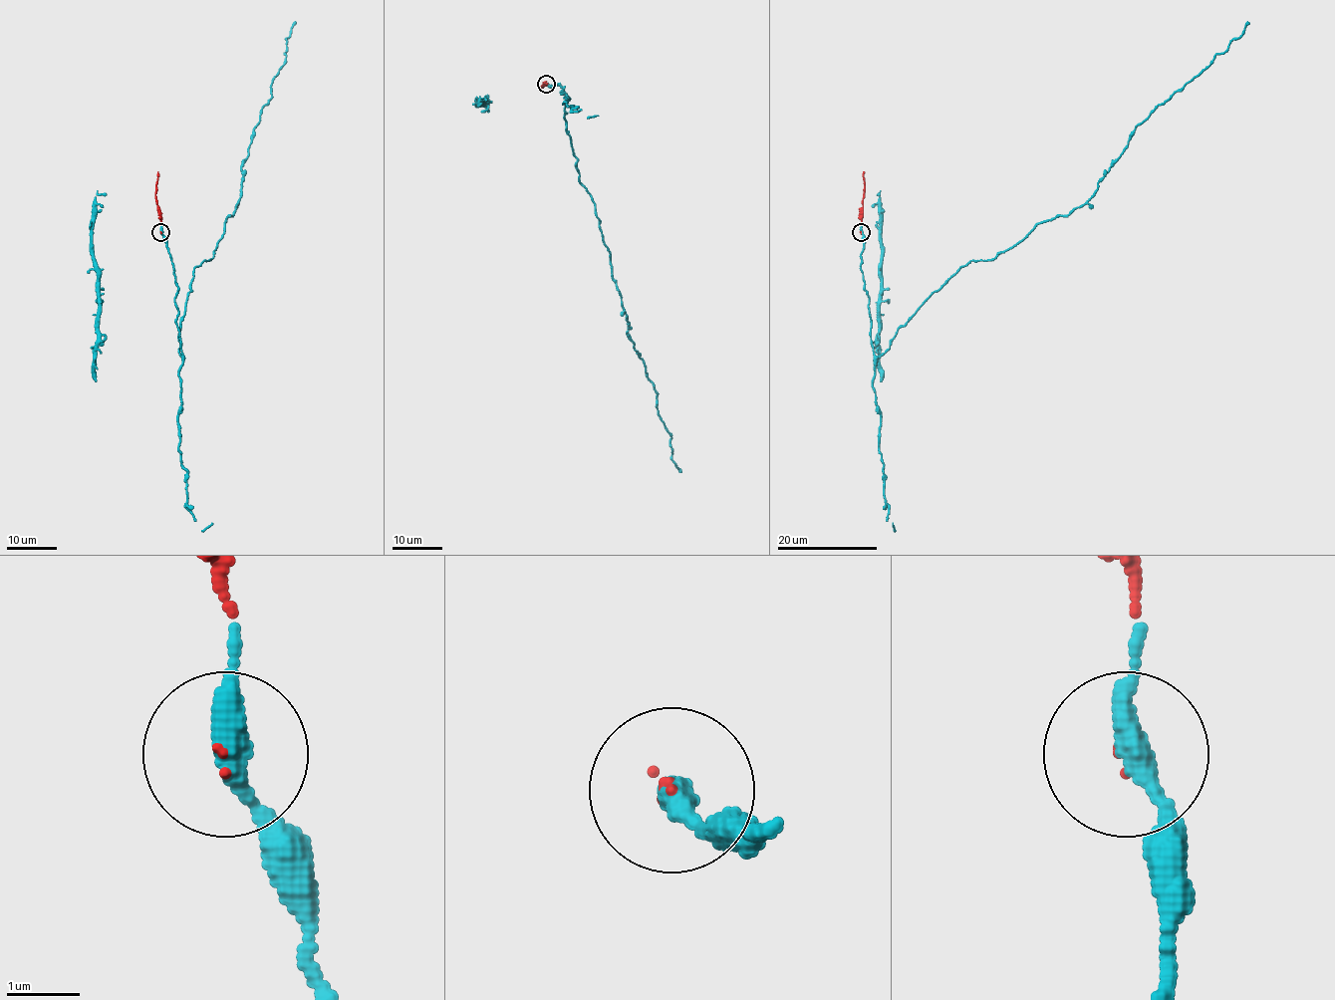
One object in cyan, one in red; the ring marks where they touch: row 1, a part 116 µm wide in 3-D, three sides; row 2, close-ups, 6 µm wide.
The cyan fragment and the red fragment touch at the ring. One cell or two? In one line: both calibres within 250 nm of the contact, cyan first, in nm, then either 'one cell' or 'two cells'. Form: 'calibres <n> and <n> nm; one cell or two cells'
calibres 320 and 40 nm; one cell

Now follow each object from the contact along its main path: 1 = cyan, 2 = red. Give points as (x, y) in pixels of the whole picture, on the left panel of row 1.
1: (161, 232), (177, 288), (181, 357), (180, 319), (194, 269), (212, 257), (235, 210), (241, 162), (295, 22)
2: (161, 232), (155, 194), (157, 172)

